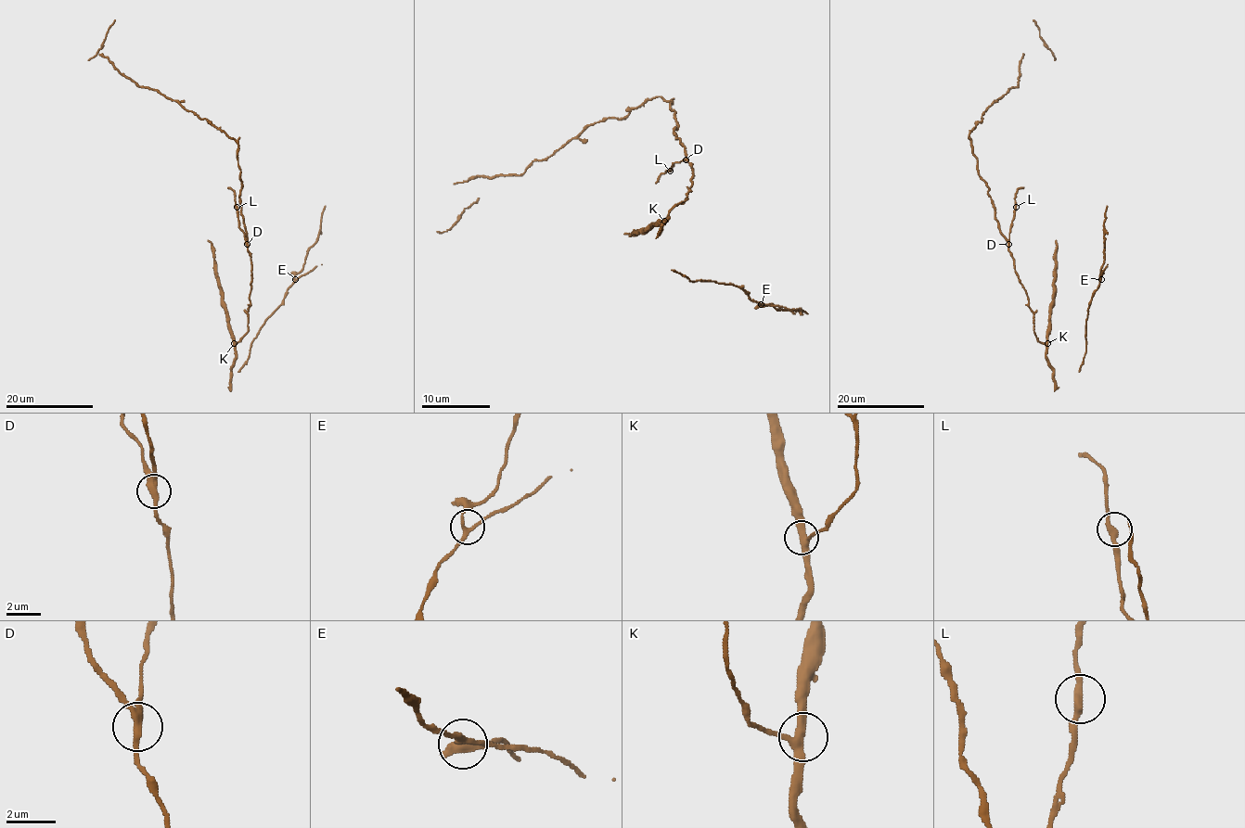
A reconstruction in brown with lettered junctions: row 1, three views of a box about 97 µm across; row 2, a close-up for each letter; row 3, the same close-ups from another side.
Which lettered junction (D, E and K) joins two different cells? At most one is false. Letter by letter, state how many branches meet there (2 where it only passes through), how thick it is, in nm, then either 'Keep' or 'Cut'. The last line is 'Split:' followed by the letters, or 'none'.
D: Branches: 3. Thickness 260 nm. Cut
E: Branches: 3. Thickness 190 nm. Keep
K: Branches: 3. Thickness 340 nm. Keep
Split: D

